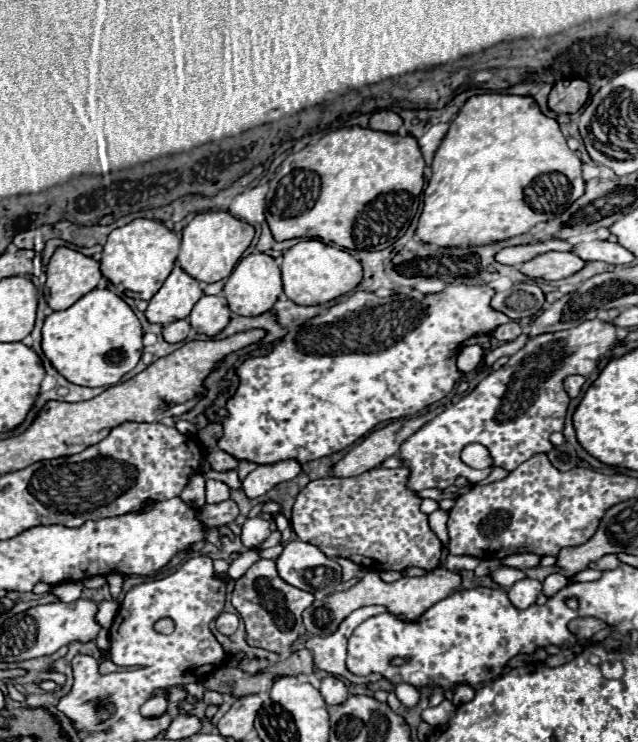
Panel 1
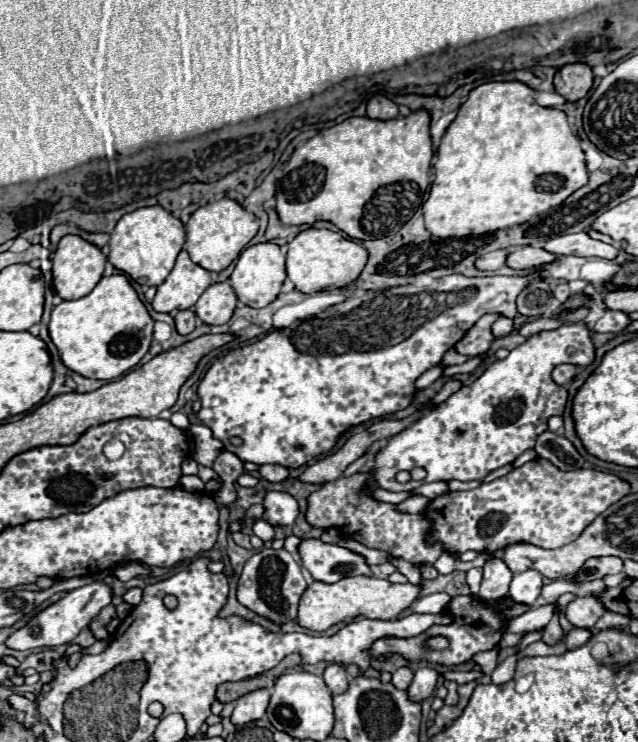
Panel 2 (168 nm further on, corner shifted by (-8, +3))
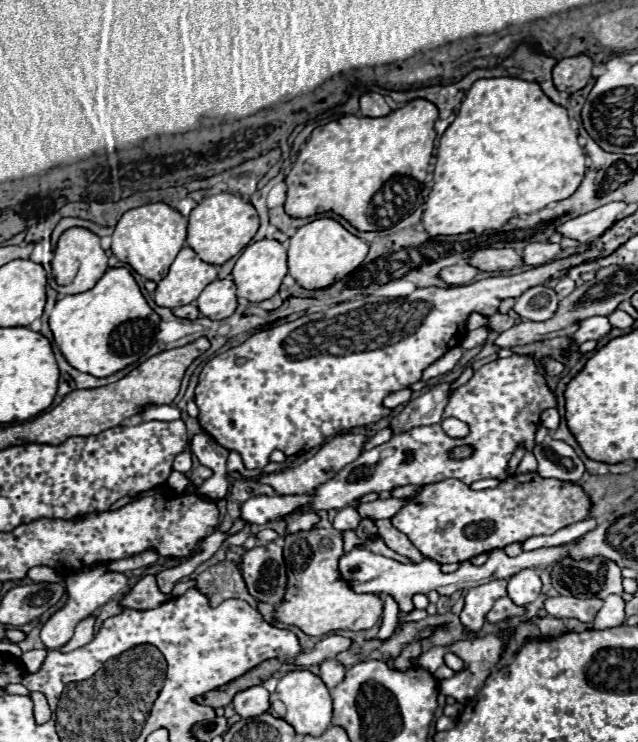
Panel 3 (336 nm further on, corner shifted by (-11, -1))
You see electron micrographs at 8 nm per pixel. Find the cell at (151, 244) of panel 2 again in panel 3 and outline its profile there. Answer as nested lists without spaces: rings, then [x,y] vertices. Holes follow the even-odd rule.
[[[164,202],[146,204],[140,208],[128,210],[118,220],[116,230],[112,234],[112,254],[122,264],[128,264],[142,278],[160,282],[168,274],[168,268],[174,262],[176,254],[182,250],[186,242],[186,232],[188,232],[188,220],[180,212],[176,212]]]

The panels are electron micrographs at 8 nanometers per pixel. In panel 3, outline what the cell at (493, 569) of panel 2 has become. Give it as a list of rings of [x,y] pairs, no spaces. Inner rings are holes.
[[[492,580],[488,584],[470,588],[466,594],[464,608],[460,612],[460,620],[464,626],[464,632],[478,634],[484,626],[484,614],[492,608],[492,604],[500,598],[506,596],[506,584],[508,580]]]

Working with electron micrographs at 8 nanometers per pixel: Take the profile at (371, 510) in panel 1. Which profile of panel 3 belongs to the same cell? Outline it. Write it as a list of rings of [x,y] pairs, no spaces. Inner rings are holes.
[[[374,520],[374,524],[378,528],[376,536],[382,538],[388,548],[392,548],[394,552],[406,556],[412,564],[420,564],[422,560],[426,560],[426,556],[420,554],[420,550],[416,550],[416,546],[408,540],[408,536],[402,534],[400,530],[396,530],[390,520]]]

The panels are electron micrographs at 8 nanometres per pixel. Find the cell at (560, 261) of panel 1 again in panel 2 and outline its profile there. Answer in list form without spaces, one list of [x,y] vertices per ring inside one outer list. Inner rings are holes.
[[[519,246],[511,248],[507,254],[507,266],[513,270],[527,270],[527,268],[537,268],[543,264],[553,262],[557,256],[545,252],[543,248],[531,248],[531,246]]]

